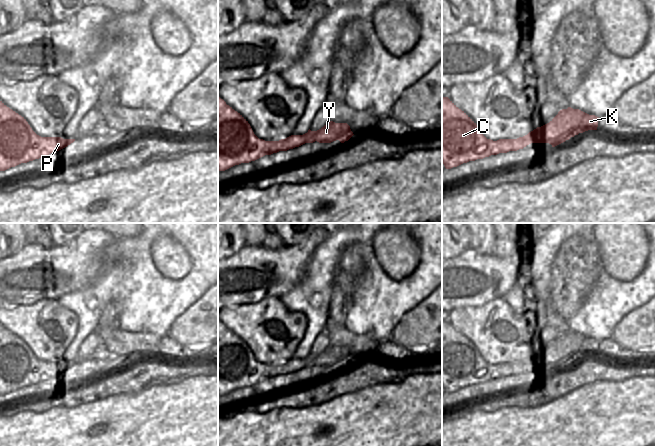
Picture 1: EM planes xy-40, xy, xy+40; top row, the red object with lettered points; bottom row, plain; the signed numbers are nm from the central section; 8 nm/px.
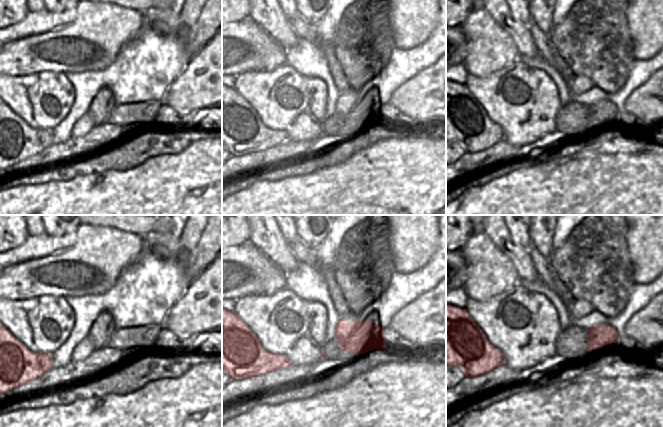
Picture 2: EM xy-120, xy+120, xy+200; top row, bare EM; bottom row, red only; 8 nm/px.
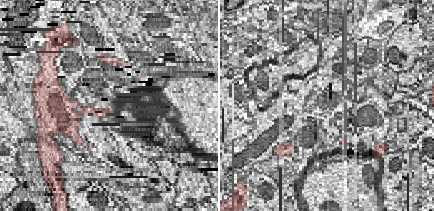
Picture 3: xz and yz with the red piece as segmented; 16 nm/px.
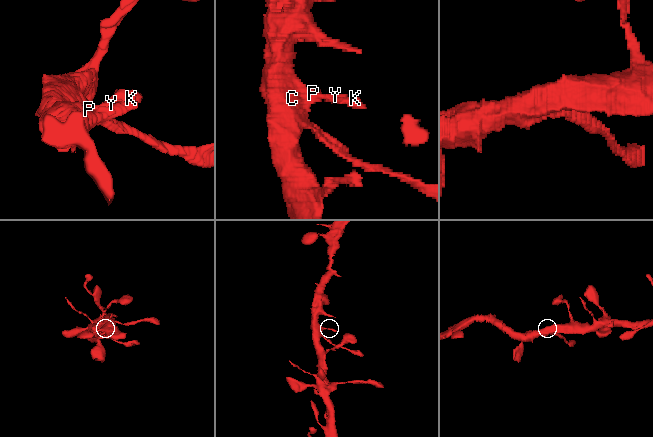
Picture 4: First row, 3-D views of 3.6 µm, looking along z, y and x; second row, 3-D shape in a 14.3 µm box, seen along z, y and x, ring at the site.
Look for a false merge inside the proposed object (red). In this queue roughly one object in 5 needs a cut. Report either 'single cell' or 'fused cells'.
single cell

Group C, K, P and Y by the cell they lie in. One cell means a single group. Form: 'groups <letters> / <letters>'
groups C K P Y

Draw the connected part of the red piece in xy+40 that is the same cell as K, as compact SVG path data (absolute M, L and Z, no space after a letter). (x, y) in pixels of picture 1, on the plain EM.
M442 321L442 387L446 393L451 393L469 385L483 383L499 377L517 375L531 367L549 367L552 371L555 371L579 357L597 354L598 344L599 341L595 339L589 339L579 333L568 331L560 334L549 347L537 351L523 361L493 365L487 363L476 347L448 321Z

